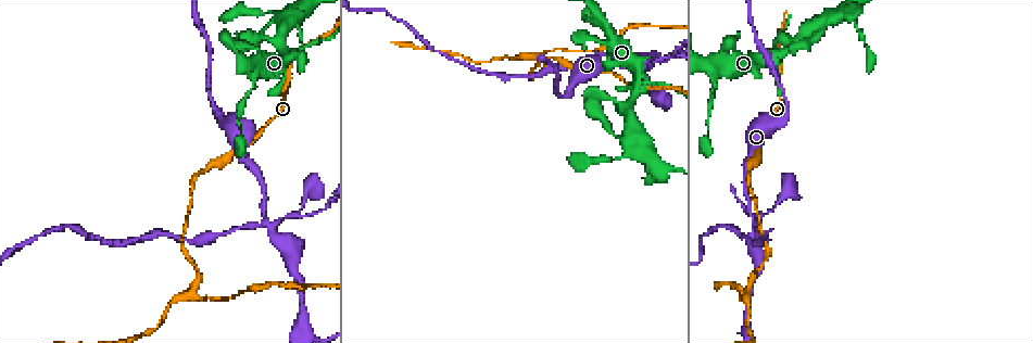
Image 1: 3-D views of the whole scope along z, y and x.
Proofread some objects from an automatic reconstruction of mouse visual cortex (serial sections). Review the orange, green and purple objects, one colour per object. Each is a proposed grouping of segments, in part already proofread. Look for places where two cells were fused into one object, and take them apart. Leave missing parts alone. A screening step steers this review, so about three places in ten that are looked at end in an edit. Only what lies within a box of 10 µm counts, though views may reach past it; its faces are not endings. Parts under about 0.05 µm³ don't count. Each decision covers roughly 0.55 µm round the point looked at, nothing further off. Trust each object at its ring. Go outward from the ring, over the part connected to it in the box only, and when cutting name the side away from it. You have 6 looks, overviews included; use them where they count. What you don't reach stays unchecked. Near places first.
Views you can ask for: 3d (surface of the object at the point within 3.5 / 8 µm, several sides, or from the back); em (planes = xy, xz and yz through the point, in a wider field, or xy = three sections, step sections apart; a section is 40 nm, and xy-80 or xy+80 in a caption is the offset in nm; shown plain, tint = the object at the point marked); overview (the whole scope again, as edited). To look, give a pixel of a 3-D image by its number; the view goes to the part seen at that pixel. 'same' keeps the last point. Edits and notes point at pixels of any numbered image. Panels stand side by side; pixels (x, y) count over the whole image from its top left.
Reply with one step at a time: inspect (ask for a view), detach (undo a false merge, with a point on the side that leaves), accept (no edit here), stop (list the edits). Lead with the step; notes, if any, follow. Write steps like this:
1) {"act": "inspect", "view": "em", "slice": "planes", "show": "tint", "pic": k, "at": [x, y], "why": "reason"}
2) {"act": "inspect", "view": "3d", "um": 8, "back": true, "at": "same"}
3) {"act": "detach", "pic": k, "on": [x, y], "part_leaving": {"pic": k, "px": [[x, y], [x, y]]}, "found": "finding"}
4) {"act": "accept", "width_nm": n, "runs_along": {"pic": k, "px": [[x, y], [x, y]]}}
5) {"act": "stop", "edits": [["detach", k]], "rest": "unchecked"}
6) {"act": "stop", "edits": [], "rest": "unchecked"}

{"act": "inspect", "view": "3d", "um": 8, "pic": 1, "at": [645, 75], "why": "three-way junction"}

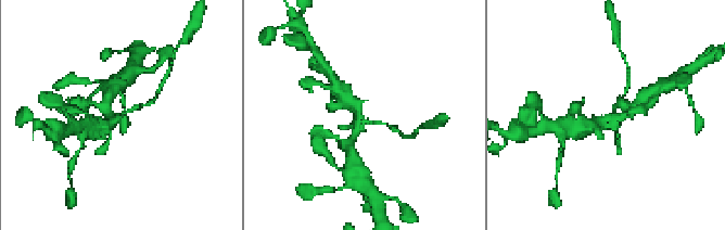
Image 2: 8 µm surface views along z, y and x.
{"act": "inspect", "view": "3d", "um": 3.5, "at": "same"}

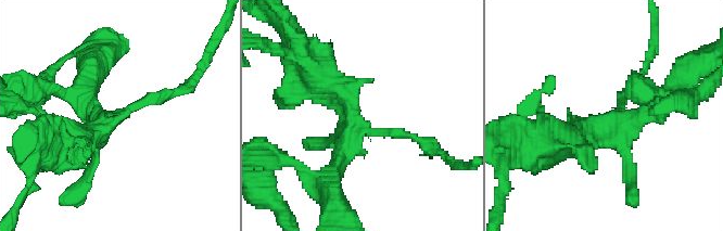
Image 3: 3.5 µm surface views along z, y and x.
{"act": "detach", "pic": 3, "on": [162, 99], "part_leaving": {"pic": 3, "px": [[131, 106], [189, 87], [202, 60]]}, "found": "two cells meet here"}

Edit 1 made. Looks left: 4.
{"act": "inspect", "view": "3d", "um": 8, "pic": 1, "at": [222, 120], "why": "sudden change in width"}

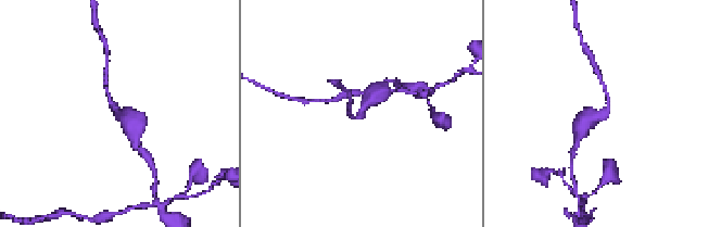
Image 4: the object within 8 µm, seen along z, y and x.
{"act": "inspect", "view": "3d", "um": 3.5, "back": true, "at": "same", "why": "closer look"}

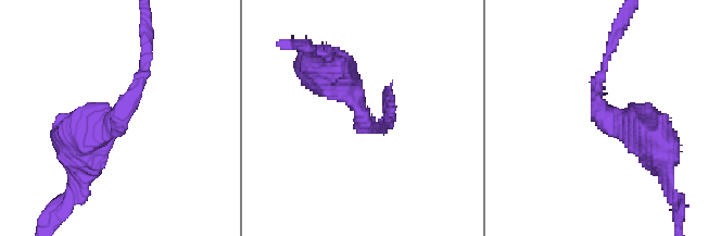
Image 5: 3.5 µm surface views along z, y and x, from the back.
{"act": "accept", "runs_along": {"pic": 5, "px": [[84, 150], [148, 57]]}, "found": "one cell here"}

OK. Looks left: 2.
{"act": "inspect", "view": "3d", "um": 3.5, "pic": 1, "at": [625, 141], "why": "three-way junction"}

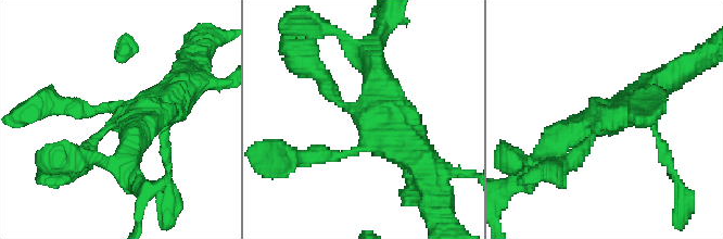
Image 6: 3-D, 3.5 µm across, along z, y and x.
{"act": "inspect", "view": "em", "slice": "planes", "show": "tint", "pic": 6, "at": [362, 116], "why": "now the EM"}

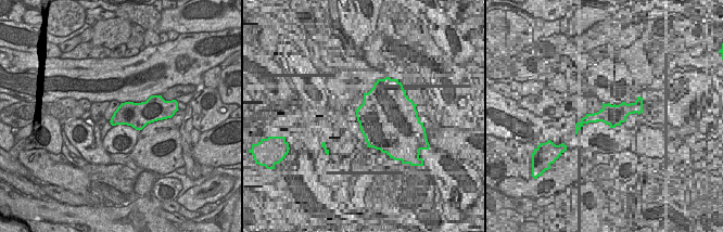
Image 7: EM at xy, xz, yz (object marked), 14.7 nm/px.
{"act": "accept", "width_nm": 380, "runs_along": {"pic": 6, "px": [[135, 139], [141, 116], [117, 120], [80, 163]]}, "found": "one cell here"}

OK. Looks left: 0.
{"act": "stop", "edits": [["detach", 3]], "rest": "unchecked"}

